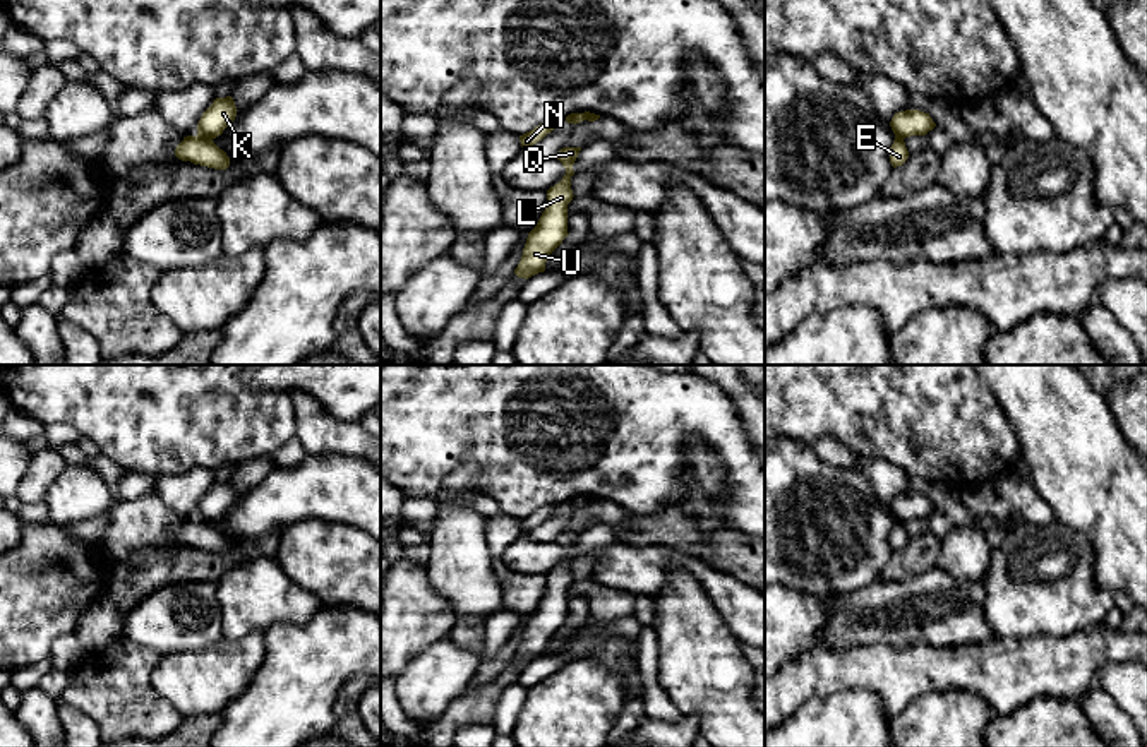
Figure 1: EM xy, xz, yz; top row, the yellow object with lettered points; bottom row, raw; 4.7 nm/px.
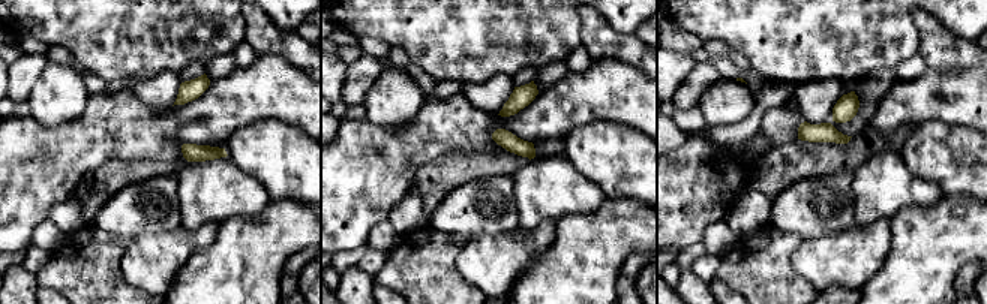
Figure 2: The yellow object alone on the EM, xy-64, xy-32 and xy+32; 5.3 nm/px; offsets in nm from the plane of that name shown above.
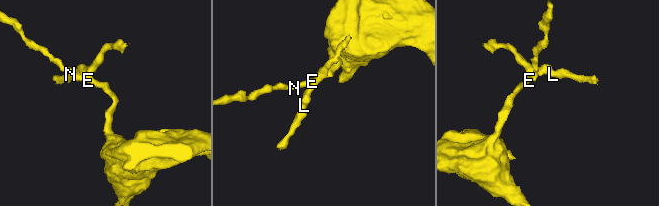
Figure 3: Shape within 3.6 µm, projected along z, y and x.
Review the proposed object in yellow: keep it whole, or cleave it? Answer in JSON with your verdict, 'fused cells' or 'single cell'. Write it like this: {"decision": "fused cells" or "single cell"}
{"decision": "fused cells"}

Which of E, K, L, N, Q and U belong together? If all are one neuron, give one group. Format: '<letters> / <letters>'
E N / K L Q U

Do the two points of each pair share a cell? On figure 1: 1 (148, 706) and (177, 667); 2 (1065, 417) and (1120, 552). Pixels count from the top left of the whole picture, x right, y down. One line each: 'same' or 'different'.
1: different
2: same

